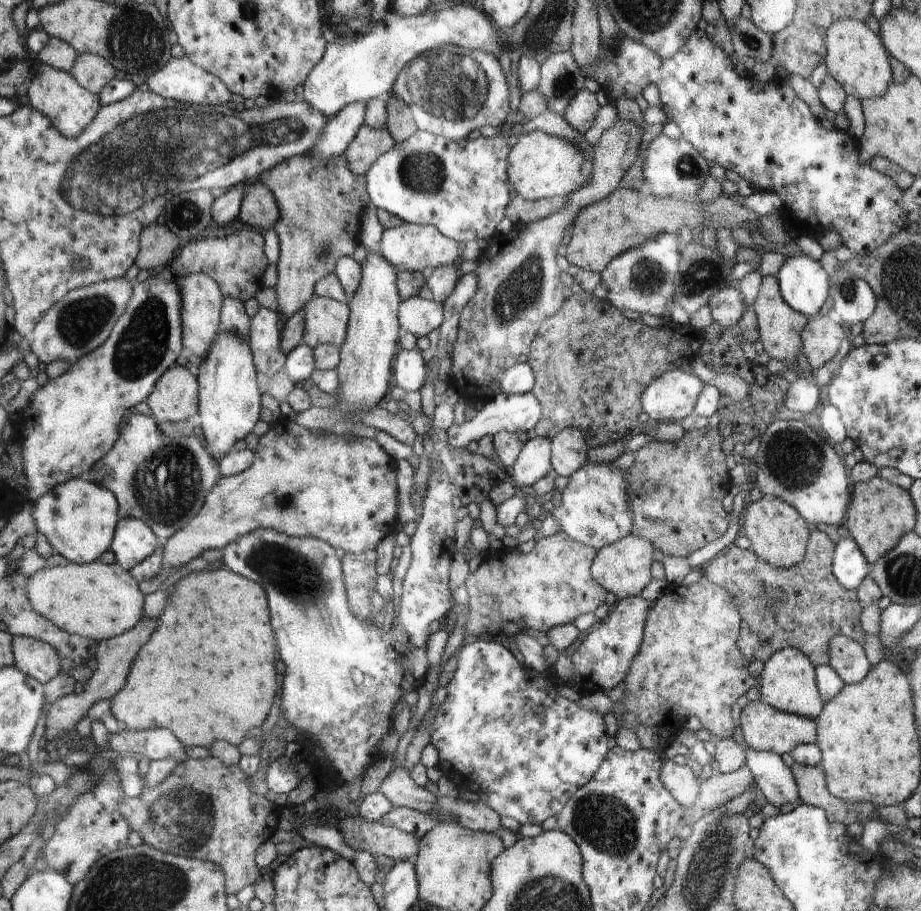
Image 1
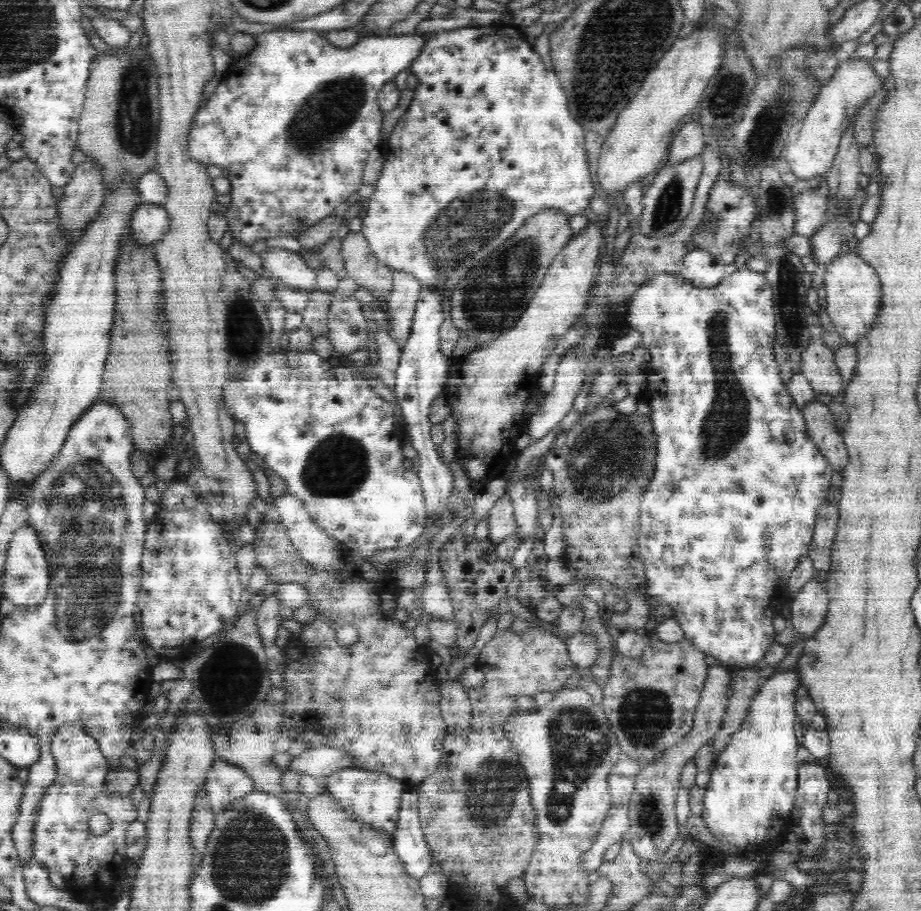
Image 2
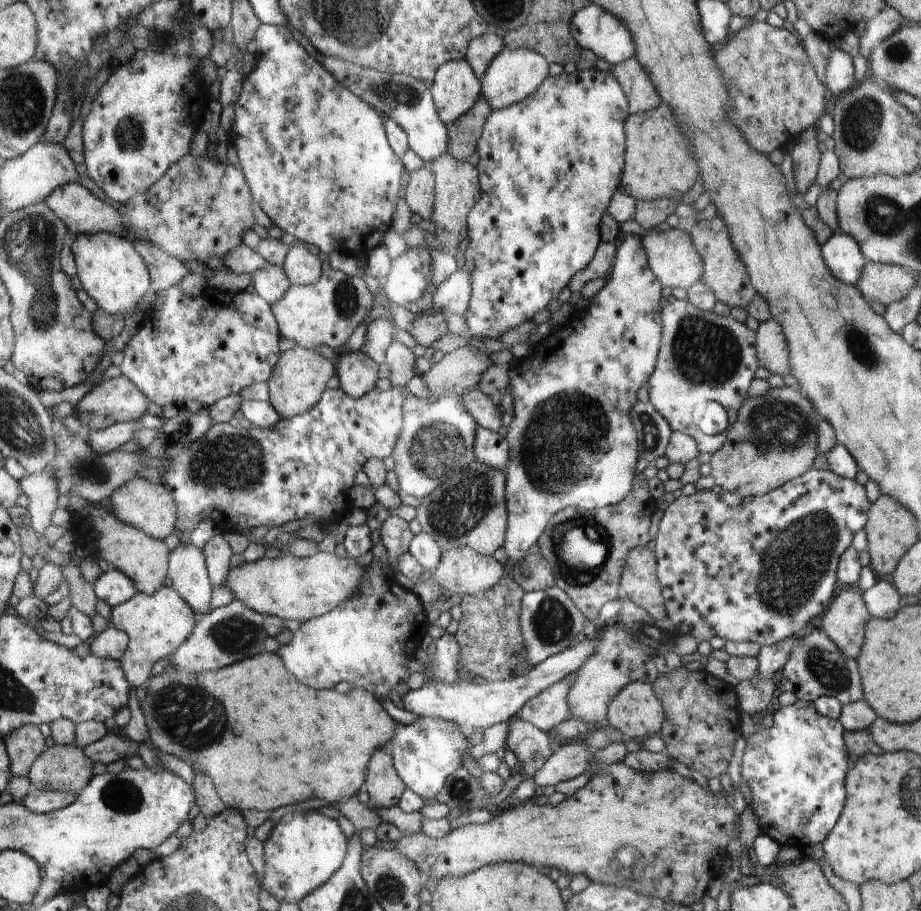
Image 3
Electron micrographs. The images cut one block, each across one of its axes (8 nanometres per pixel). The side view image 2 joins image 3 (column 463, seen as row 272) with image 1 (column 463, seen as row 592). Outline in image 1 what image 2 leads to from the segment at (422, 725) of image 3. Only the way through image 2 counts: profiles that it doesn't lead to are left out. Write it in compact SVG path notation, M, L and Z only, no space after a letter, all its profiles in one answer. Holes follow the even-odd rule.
M478 638L469 639L464 646L460 648L457 654L457 667L453 674L452 680L448 683L446 699L438 704L434 717L430 722L431 730L430 744L439 752L439 760L450 762L452 772L458 772L460 778L470 778L470 782L479 782L482 787L481 800L486 803L492 810L495 810L501 817L510 817L522 824L539 824L541 825L546 818L556 816L562 812L565 804L569 802L574 794L580 788L584 787L607 759L608 752L608 734L602 715L596 712L587 711L579 706L578 702L570 701L557 693L557 686L546 682L541 674L535 672L528 674L522 666L518 666L516 658L502 646L502 639L492 641L483 641Z

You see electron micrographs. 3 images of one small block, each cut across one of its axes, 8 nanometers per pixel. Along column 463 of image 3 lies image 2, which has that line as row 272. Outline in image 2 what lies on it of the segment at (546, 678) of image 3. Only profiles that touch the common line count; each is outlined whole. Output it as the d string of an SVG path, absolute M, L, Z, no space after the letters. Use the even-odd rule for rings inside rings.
M703 249L688 251L683 261L681 276L697 287L712 287L737 271L734 264L723 264Z

